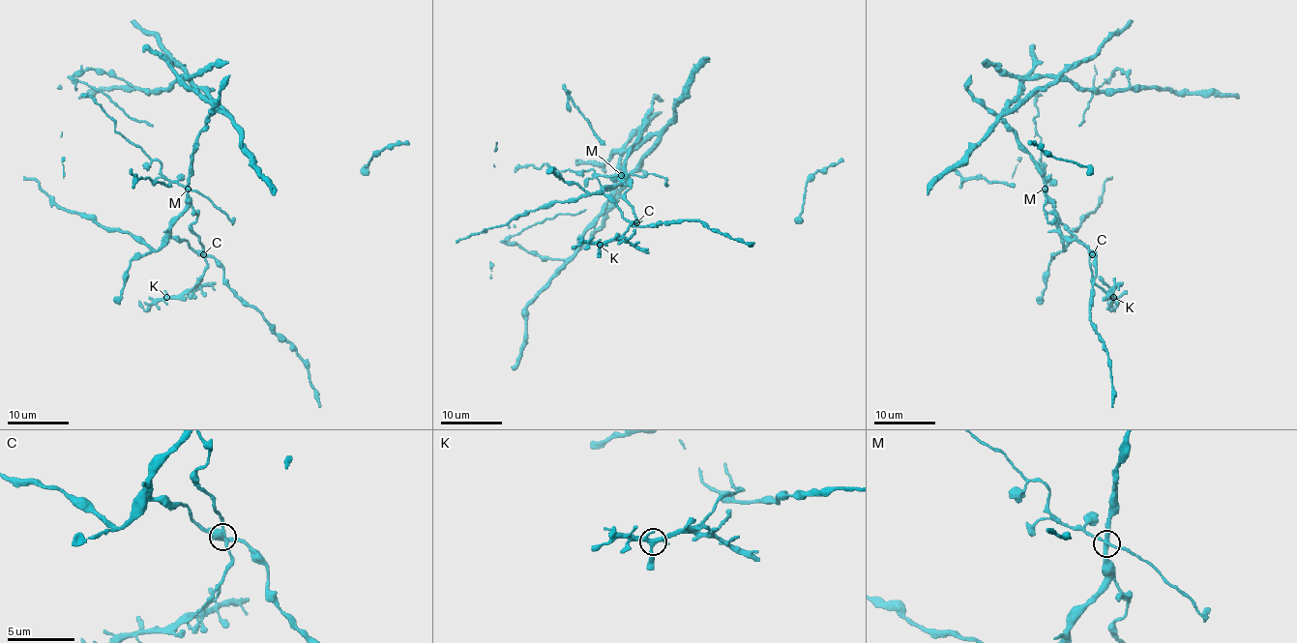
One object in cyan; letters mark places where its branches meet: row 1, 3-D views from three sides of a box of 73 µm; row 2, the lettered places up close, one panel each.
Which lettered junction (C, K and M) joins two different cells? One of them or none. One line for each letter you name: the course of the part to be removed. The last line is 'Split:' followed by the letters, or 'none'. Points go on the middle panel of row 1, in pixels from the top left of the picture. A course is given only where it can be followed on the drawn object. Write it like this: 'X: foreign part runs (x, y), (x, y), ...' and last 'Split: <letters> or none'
M: foreign part runs (621, 175), (594, 174), (592, 169), (555, 169), (545, 163), (540, 167), (523, 166), (514, 172)
Split: M

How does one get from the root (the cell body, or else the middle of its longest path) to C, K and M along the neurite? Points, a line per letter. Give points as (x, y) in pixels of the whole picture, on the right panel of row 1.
C: (1005, 125), (1036, 164), (1045, 185), (1045, 196), (1054, 207), (1059, 220), (1092, 254)
K: (1005, 125), (1036, 164), (1045, 185), (1045, 196), (1059, 220), (1088, 248), (1091, 278), (1113, 297)
M: (1005, 125), (1036, 164), (1045, 189)

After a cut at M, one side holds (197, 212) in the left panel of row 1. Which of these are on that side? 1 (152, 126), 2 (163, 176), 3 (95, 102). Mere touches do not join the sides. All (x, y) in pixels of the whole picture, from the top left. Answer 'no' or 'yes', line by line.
1: yes
2: no
3: no

